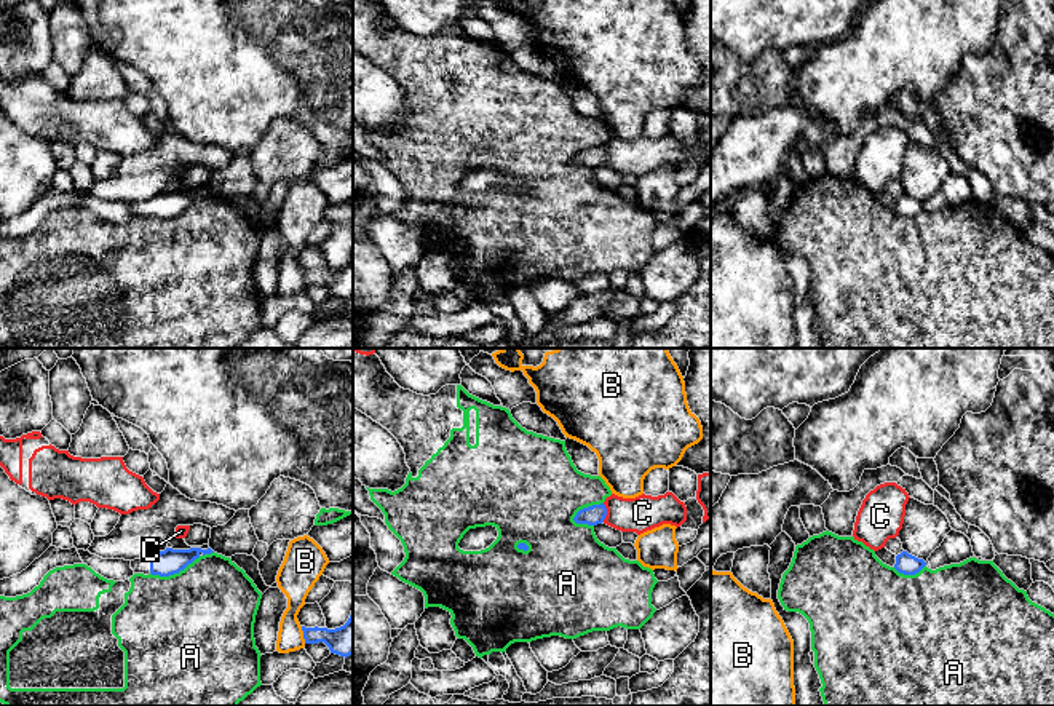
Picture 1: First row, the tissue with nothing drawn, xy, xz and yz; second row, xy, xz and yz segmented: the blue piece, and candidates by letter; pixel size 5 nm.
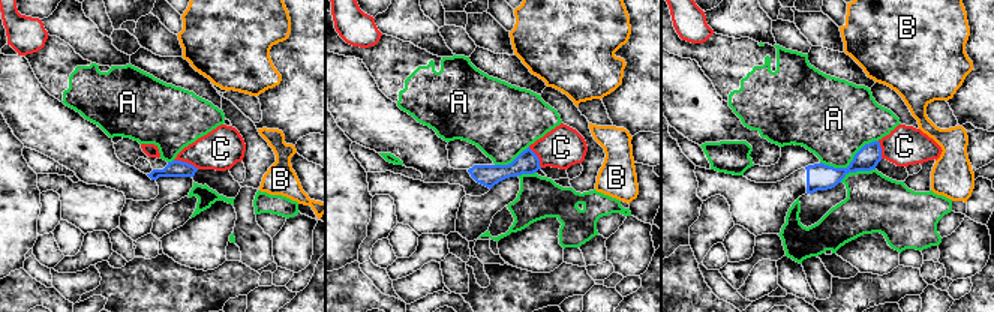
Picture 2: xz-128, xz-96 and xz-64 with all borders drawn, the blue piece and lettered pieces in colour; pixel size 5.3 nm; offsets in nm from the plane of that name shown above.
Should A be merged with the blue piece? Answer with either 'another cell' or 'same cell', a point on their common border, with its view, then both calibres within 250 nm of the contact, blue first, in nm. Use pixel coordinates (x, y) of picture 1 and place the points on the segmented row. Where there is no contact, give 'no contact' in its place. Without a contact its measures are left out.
another cell; meets blue in xz at (588, 507); 100 nm thick on the blue side, 420 nm on the other

